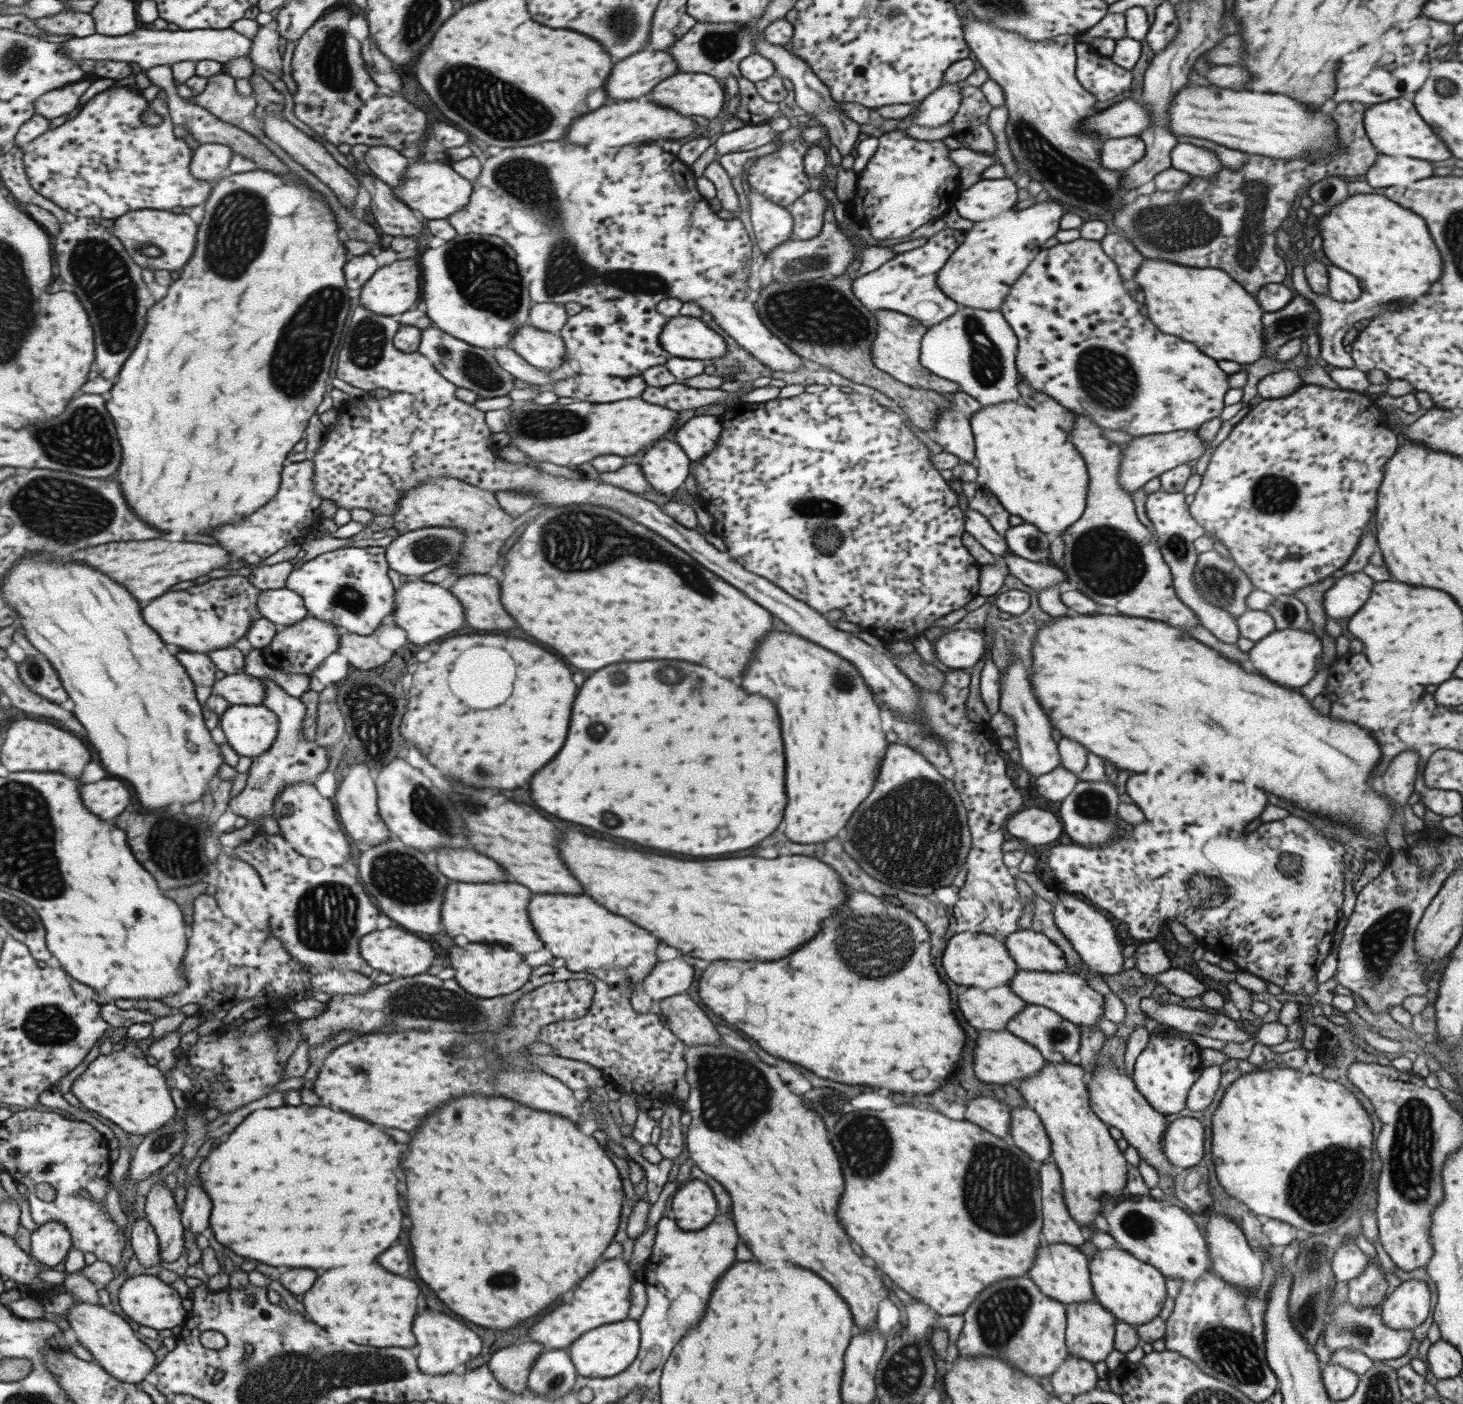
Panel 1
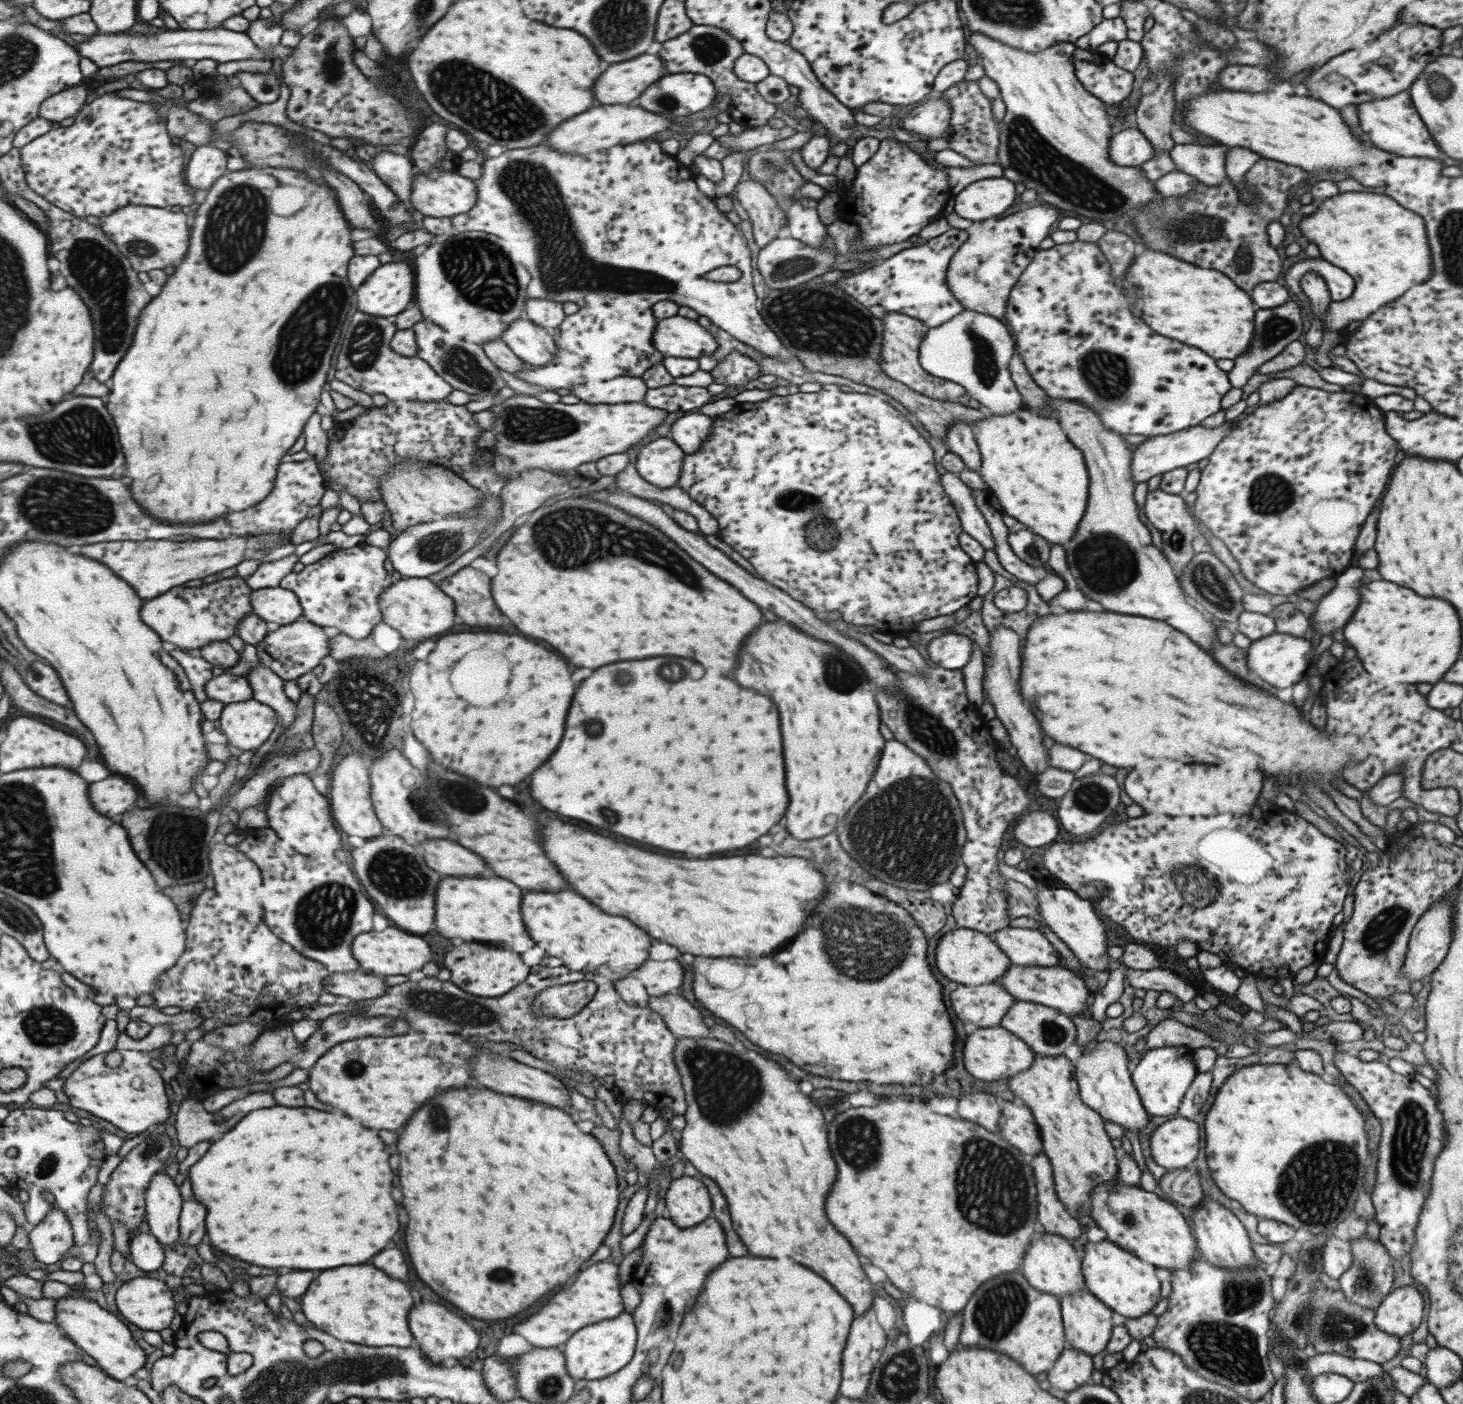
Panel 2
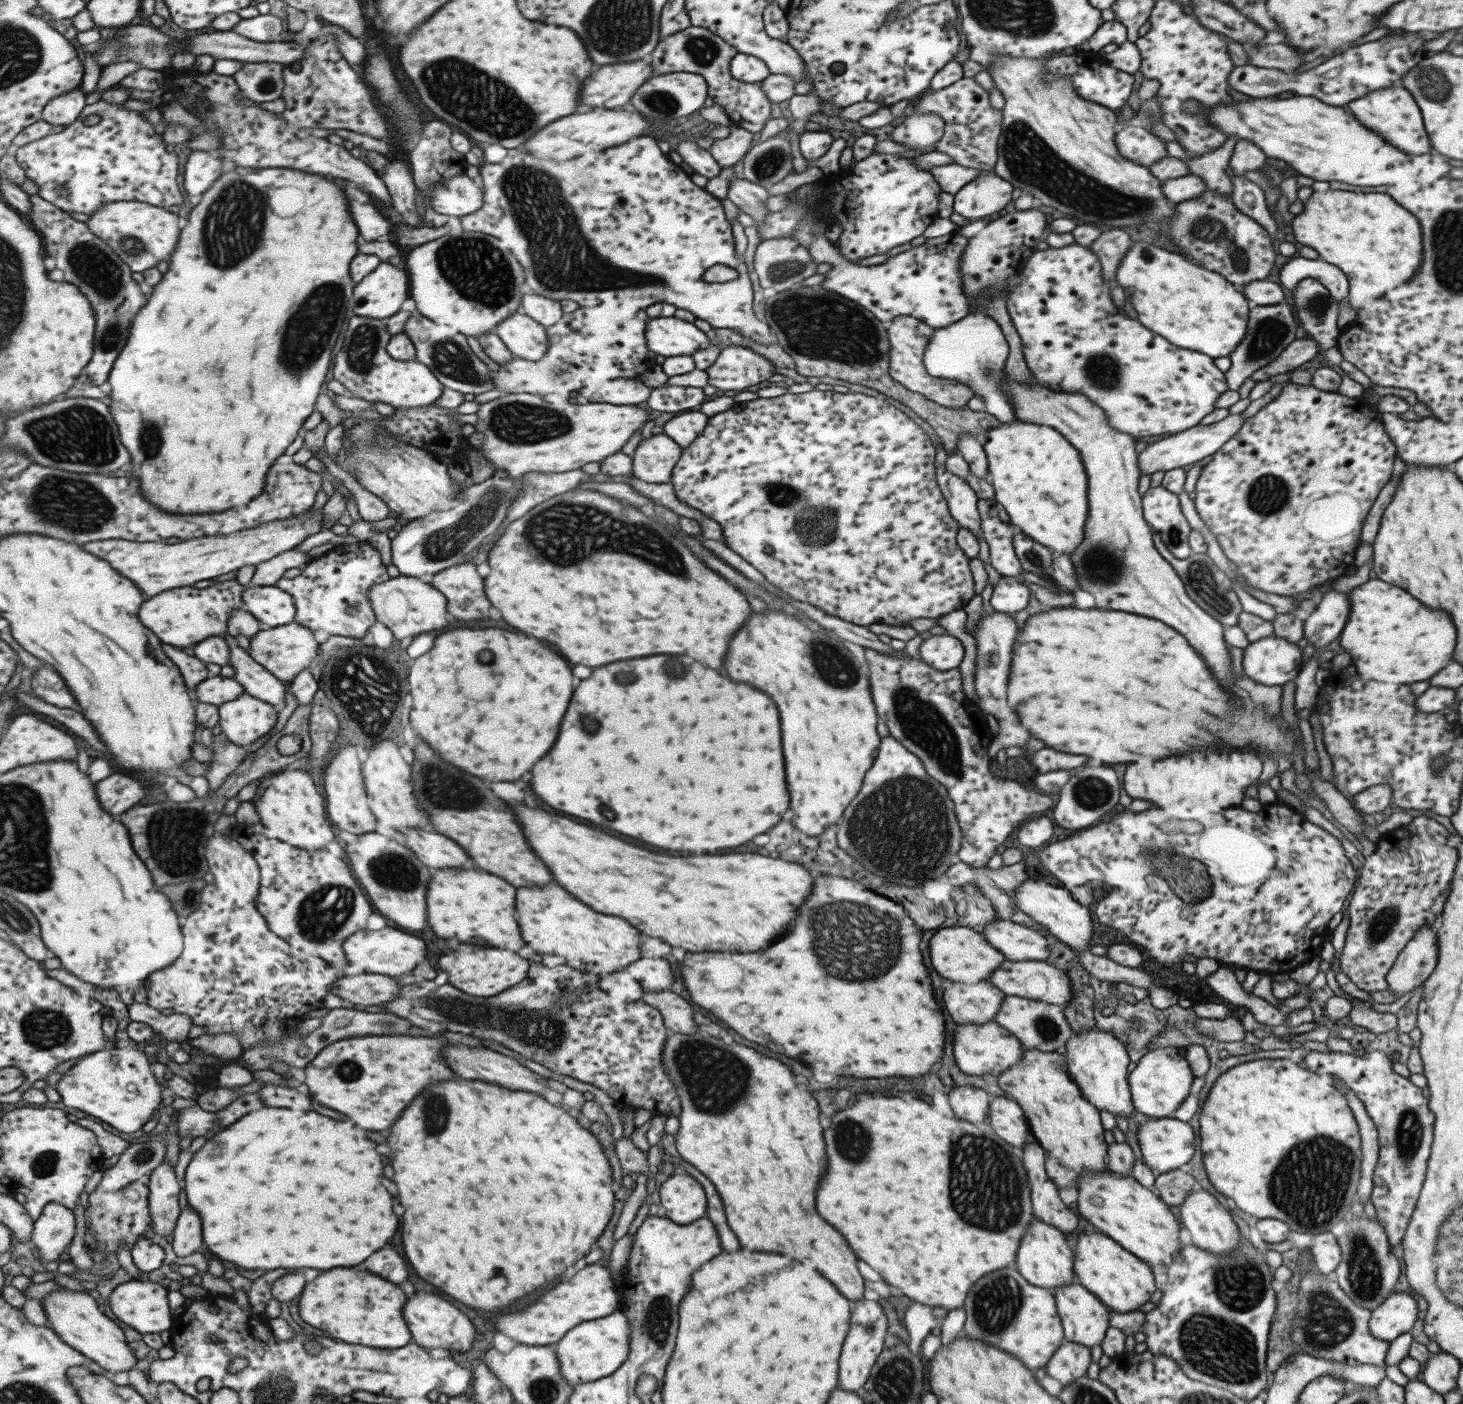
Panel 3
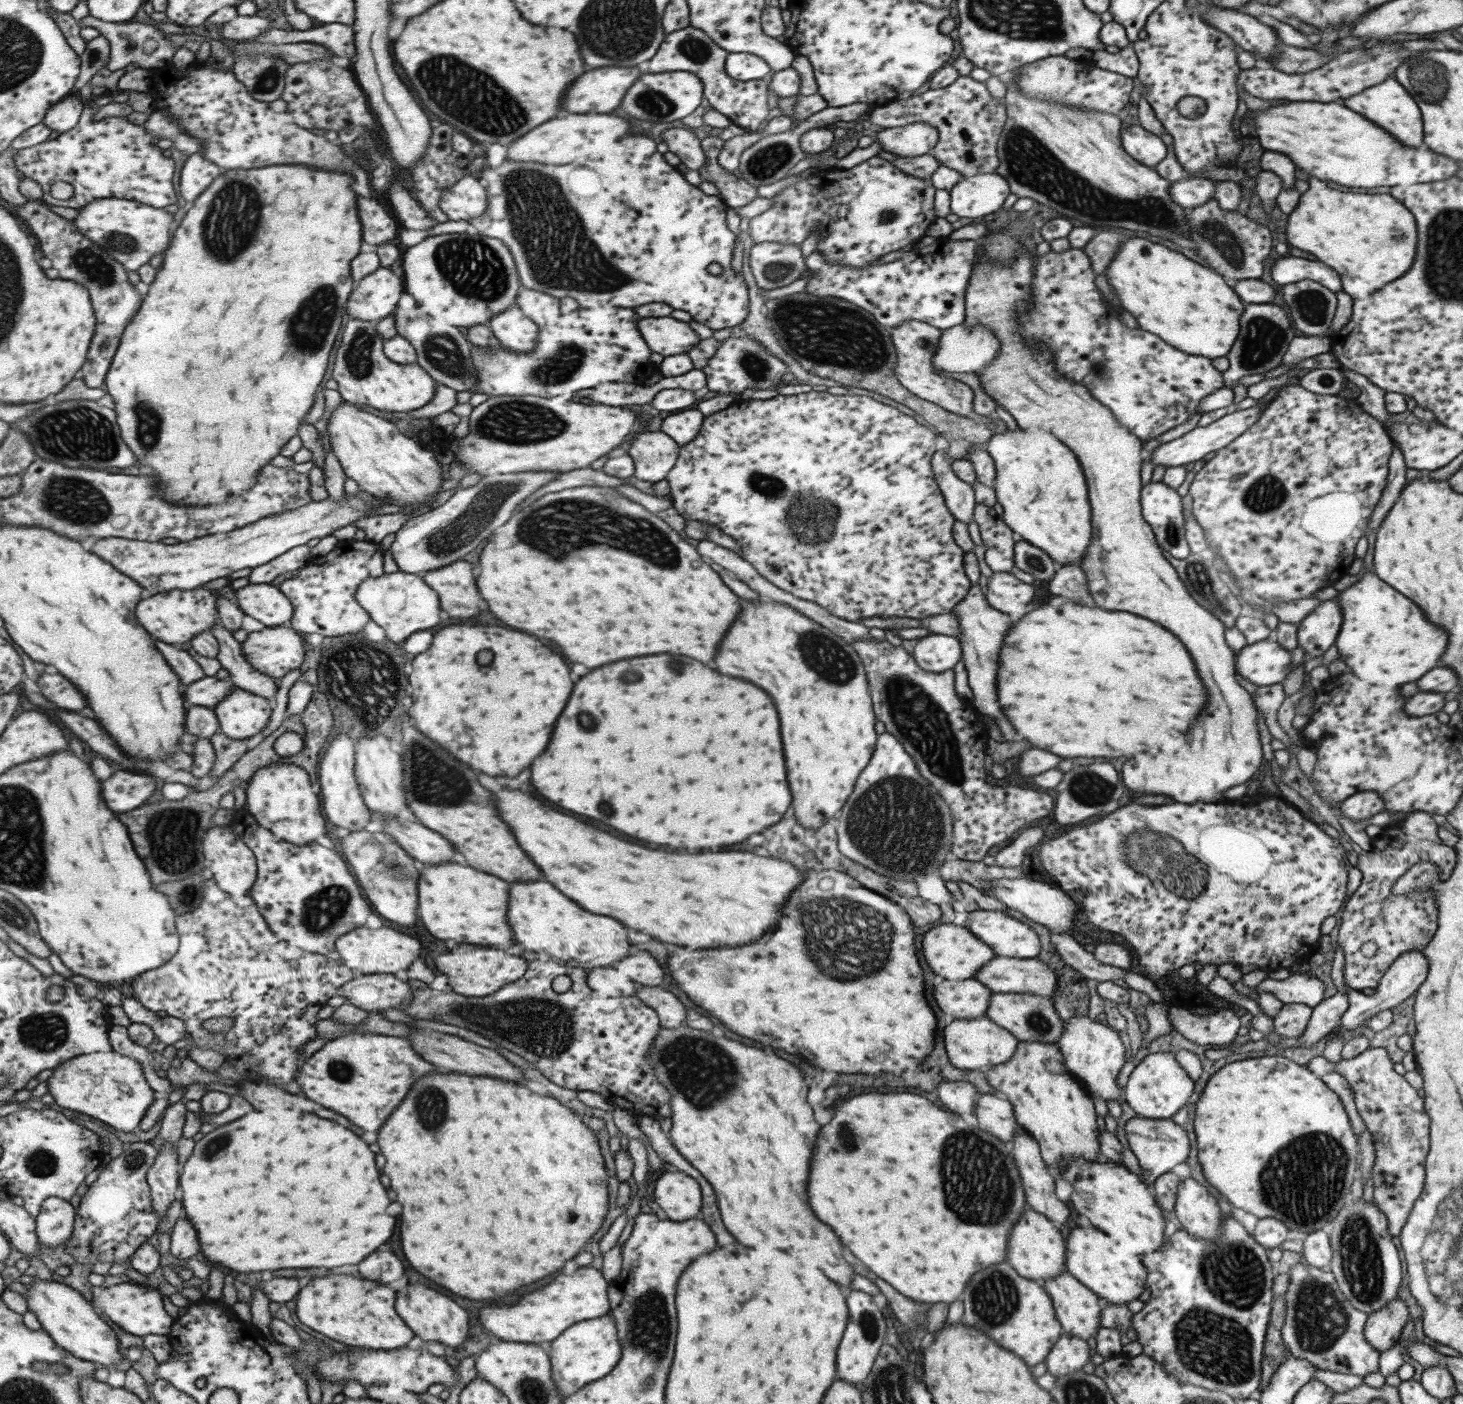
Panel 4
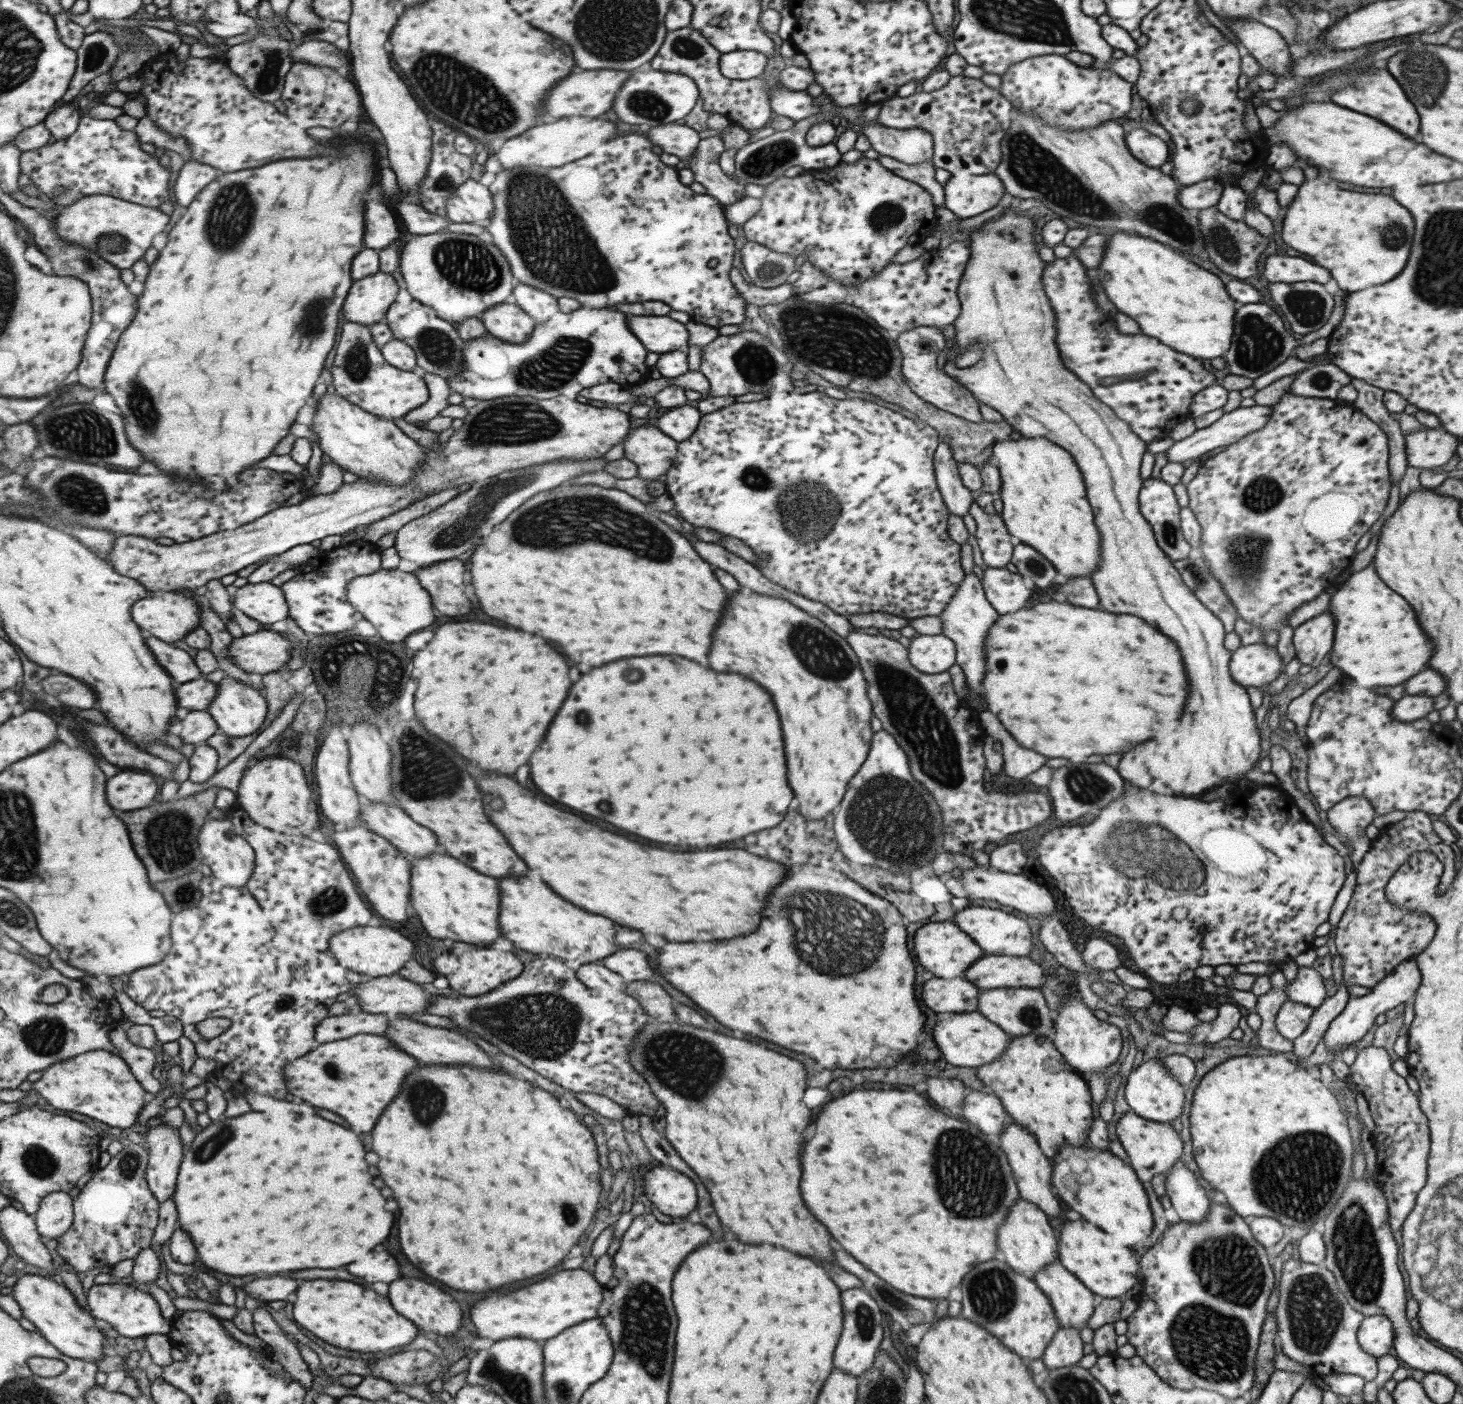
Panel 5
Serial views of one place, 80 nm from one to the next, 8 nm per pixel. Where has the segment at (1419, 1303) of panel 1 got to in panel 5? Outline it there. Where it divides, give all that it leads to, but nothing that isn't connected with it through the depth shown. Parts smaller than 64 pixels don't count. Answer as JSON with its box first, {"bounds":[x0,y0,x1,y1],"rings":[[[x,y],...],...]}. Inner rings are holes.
{"bounds":[1356,1315,1393,1359],"rings":[[[1383,1315],[1366,1316],[1356,1330],[1359,1348],[1376,1359],[1389,1352],[1392,1347],[1393,1331],[1391,1323]]]}

